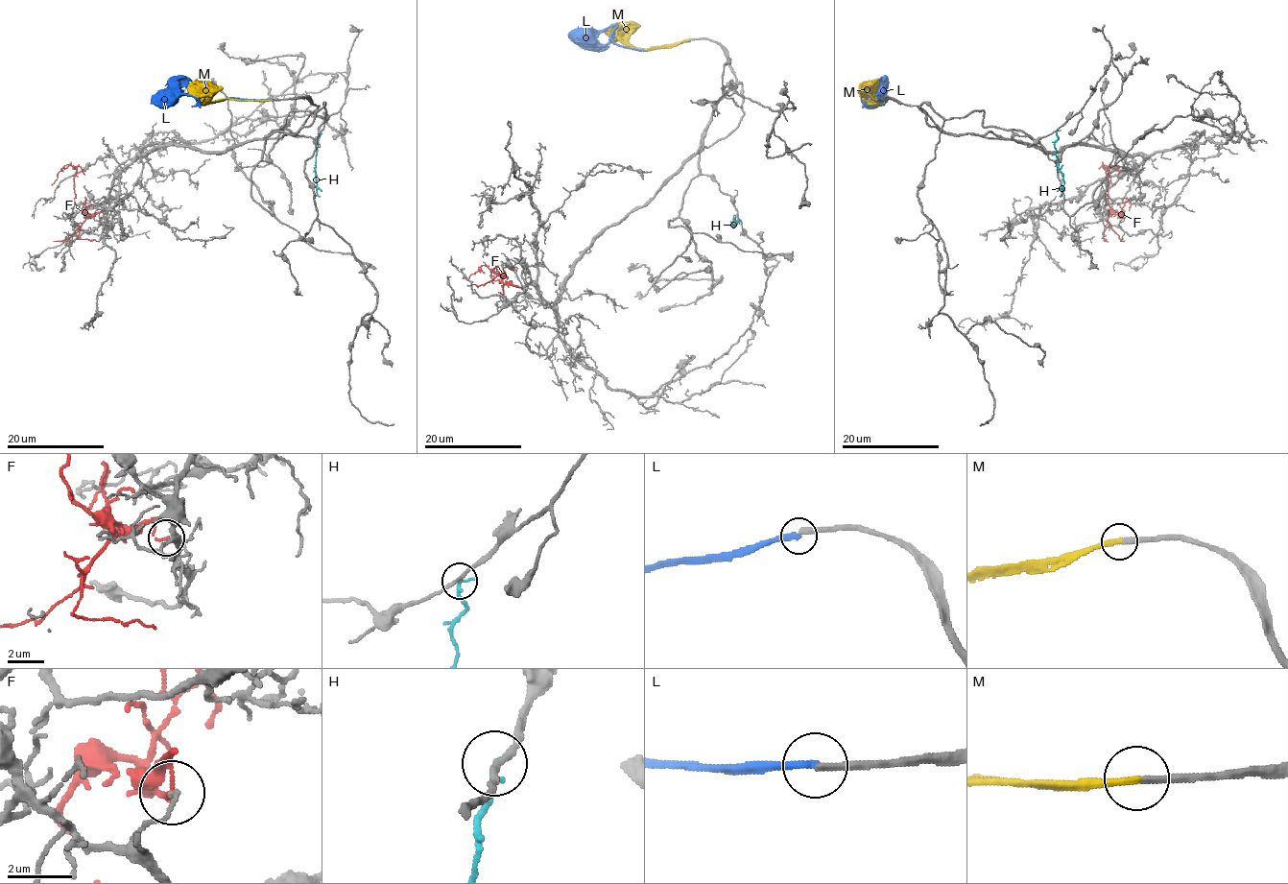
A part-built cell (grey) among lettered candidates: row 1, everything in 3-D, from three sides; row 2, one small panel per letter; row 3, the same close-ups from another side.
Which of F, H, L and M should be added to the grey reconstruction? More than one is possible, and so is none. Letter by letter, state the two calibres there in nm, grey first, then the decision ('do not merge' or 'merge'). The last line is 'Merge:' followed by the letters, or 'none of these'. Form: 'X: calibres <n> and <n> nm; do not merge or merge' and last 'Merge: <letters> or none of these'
F: calibres 110 and 130 nm; do not merge
H: calibres 200 and 200 nm; do not merge
L: calibres 240 and 280 nm; do not merge
M: calibres 240 and 240 nm; merge
Merge: M

